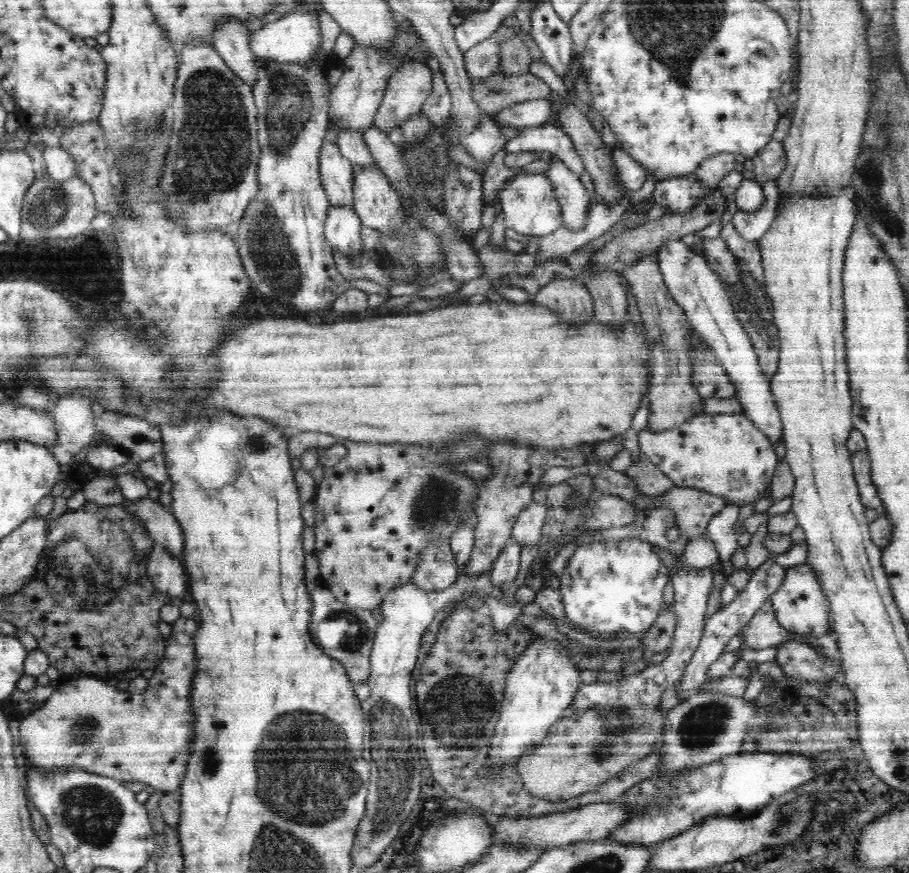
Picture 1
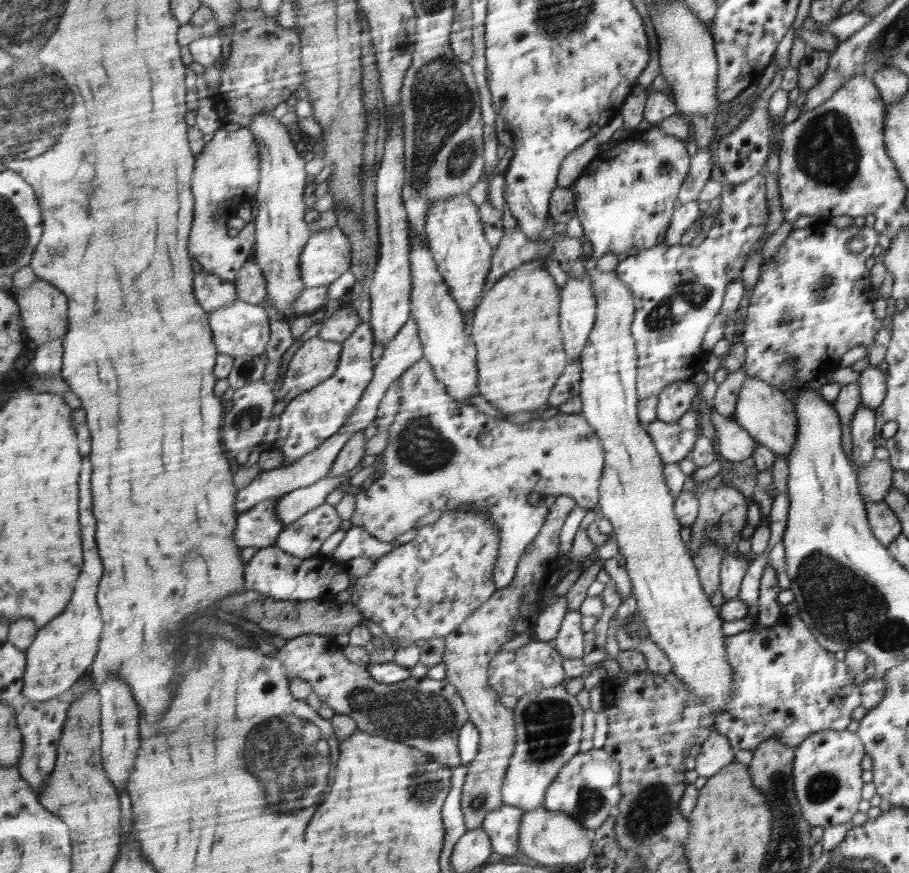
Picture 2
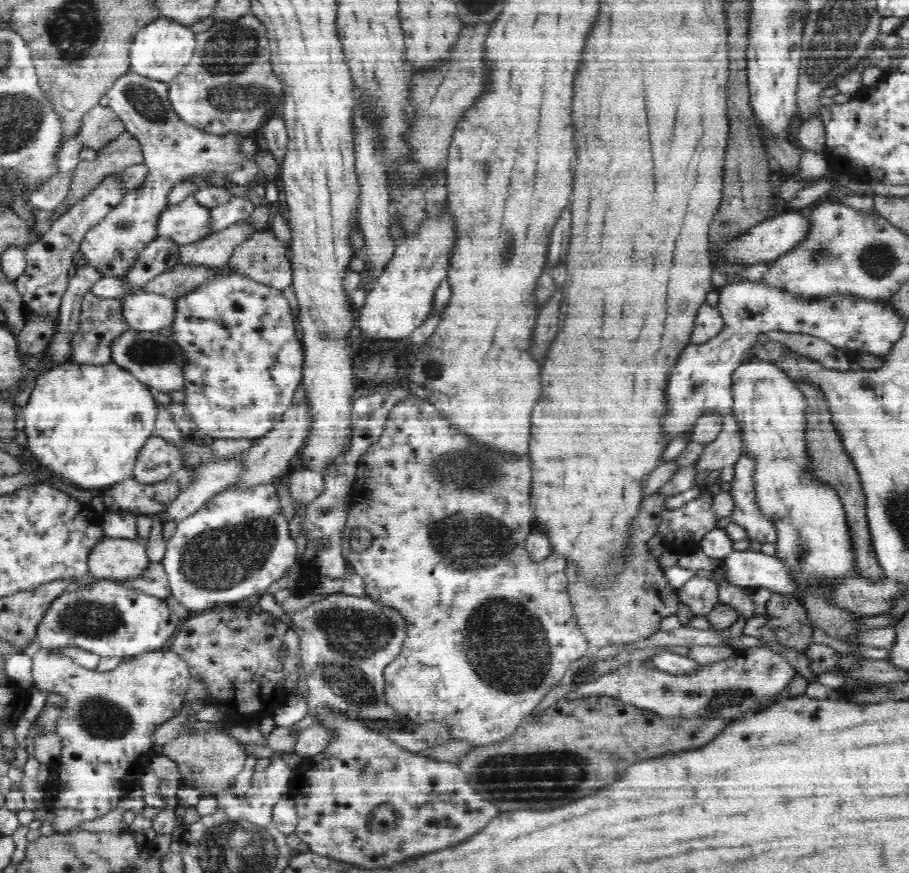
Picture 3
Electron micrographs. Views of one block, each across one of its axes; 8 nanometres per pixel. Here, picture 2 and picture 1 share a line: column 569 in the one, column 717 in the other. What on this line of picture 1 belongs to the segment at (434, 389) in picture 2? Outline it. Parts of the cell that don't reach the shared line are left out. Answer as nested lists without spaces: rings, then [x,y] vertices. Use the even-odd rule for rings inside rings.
[[[700,414],[688,420],[688,423],[665,432],[649,432],[645,428],[638,432],[638,442],[641,453],[668,476],[676,487],[705,491],[707,494],[724,498],[729,505],[743,506],[760,500],[760,494],[771,486],[776,466],[779,465],[774,447],[766,433],[760,431],[756,423],[752,423],[744,414]]]

